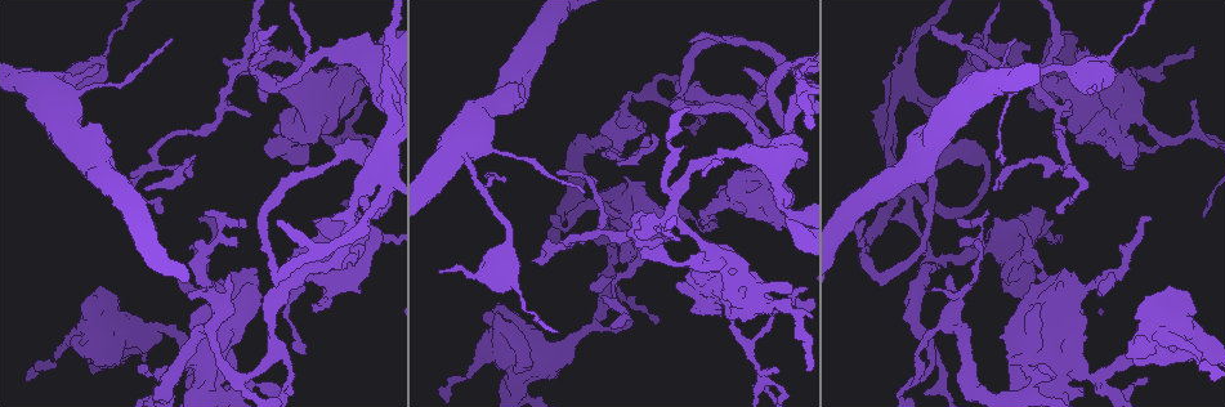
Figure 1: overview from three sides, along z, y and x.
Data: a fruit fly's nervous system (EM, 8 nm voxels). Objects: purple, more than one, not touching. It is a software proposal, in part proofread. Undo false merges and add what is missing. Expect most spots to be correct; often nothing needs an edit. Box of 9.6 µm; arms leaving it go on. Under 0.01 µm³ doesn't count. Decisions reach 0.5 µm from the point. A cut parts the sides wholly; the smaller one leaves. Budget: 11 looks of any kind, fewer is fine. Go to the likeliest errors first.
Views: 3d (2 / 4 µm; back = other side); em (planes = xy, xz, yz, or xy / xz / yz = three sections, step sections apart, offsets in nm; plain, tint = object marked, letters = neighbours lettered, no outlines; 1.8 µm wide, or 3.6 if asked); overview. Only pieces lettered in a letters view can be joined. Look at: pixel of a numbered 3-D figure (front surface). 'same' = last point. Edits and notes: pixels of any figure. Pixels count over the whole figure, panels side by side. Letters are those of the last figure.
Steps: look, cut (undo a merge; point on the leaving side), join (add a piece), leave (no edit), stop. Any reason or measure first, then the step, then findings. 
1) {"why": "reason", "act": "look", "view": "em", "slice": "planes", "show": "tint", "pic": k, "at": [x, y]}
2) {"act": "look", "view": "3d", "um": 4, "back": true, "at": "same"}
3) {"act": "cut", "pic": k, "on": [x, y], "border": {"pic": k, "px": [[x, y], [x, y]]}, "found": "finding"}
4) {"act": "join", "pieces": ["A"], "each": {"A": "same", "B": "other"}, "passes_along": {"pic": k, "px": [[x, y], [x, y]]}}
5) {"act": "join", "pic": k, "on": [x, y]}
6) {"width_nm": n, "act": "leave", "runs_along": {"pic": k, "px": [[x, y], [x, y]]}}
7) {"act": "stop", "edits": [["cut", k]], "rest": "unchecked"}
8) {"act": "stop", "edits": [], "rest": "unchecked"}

{"why": "sharp bend", "act": "look", "view": "em", "slice": "yz", "step": 8, "show": "tint", "pic": 1, "at": [1027, 253]}

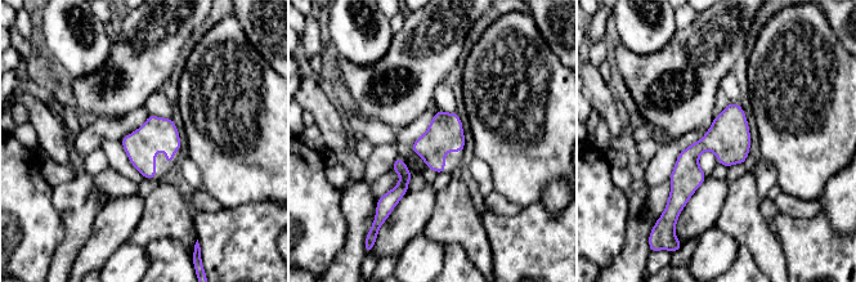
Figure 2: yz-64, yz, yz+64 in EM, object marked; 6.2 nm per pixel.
{"act": "look", "view": "em", "slice": "planes", "show": "letters", "at": "same"}

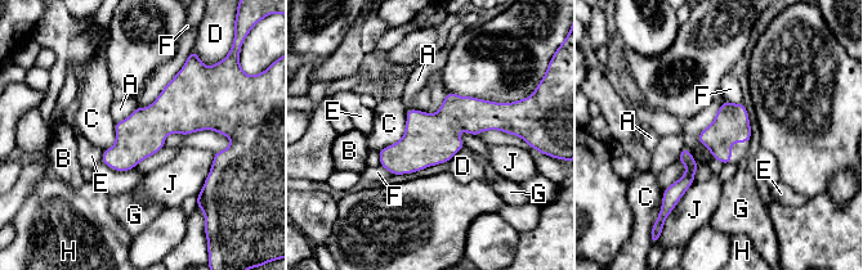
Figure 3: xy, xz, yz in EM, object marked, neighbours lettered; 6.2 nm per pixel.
{"width_nm": 220, "act": "leave", "each": {"A": "other", "B": "other", "C": "other", "D": "other", "E": "other", "F": "other", "G": "other", "H": "other", "J": "other"}, "runs_along": {"pic": 3, "px": [[508, 127], [451, 120], [383, 162]]}, "found": "all the same neuron"}

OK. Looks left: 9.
{"why": "sudden change in width", "act": "look", "view": "em", "slice": "xz", "step": 8, "show": "tint", "pic": 1, "at": [671, 212]}

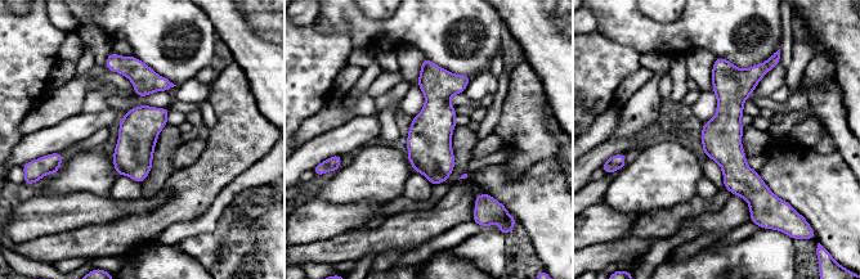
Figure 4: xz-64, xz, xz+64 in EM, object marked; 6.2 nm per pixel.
{"act": "look", "view": "em", "slice": "xy", "step": 16, "show": "letters", "at": "same"}

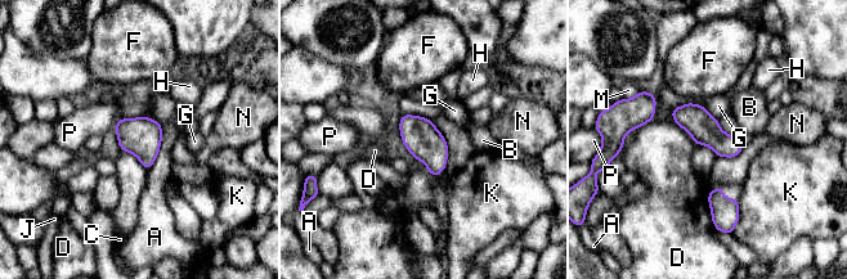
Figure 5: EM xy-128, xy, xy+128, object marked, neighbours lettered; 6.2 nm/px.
{"act": "leave", "each": {"A": "other", "B": "other", "C": "other", "D": "other", "F": "other", "G": "other", "H": "other", "J": "other", "K": "other", "M": "other", "N": "other", "P": "other"}, "found": "one neuron here"}

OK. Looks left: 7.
{"why": "four arms meet", "act": "look", "view": "3d", "um": 2, "pic": 1, "at": [576, 208]}

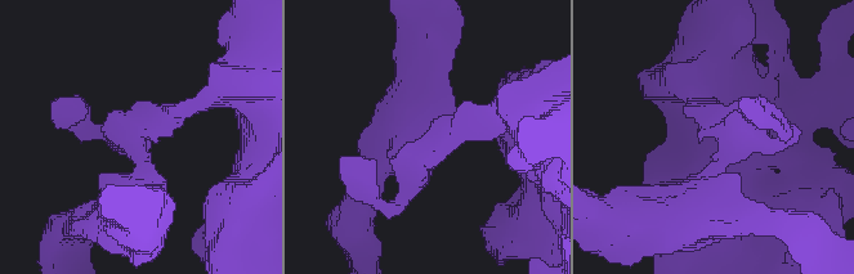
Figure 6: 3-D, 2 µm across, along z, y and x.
{"arms": 4, "why": "now the EM", "act": "look", "view": "em", "slice": "planes", "show": "letters", "pic": 6, "at": [436, 134]}

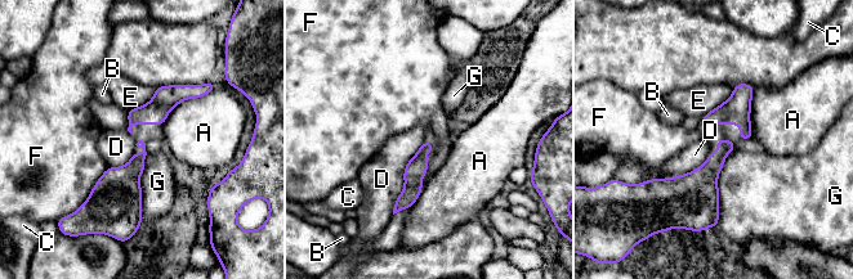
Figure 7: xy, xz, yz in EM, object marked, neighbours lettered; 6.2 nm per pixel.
{"act": "leave", "each": {"A": "other", "B": "other", "C": "other", "D": "other", "E": "other", "F": "other", "G": "other"}, "runs_along": {"pic": 7, "px": [[428, 144], [412, 189], [397, 207]]}, "found": "continuous, no second neuron"}

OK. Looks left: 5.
{"why": "narrows sharply", "act": "look", "view": "3d", "um": 4, "back": true, "pic": 1, "at": [446, 391]}

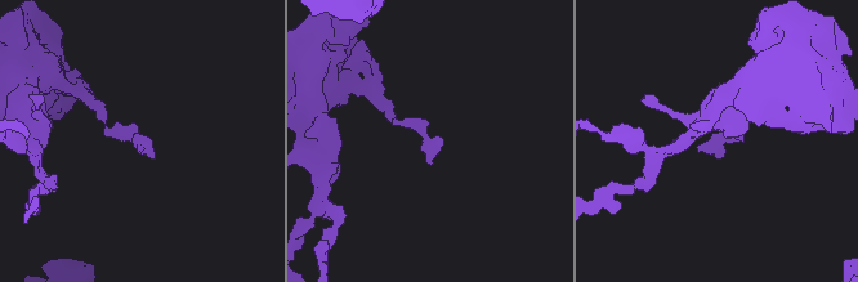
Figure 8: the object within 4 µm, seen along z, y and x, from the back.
{"why": "need the tissue", "act": "look", "view": "em", "slice": "planes", "show": "tint", "pic": 8, "at": [722, 136]}

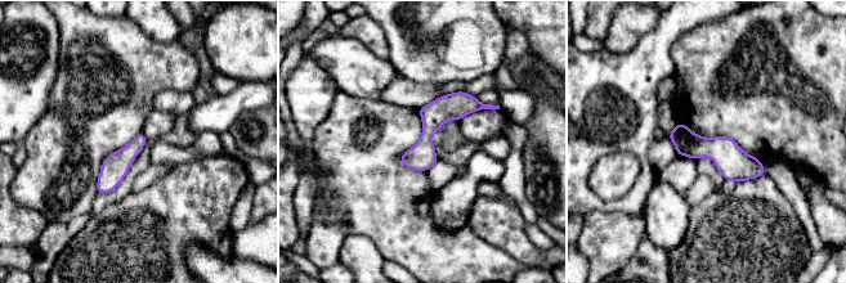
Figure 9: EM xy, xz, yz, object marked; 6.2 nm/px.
{"act": "look", "view": "em", "slice": "planes", "show": "letters", "at": "same"}

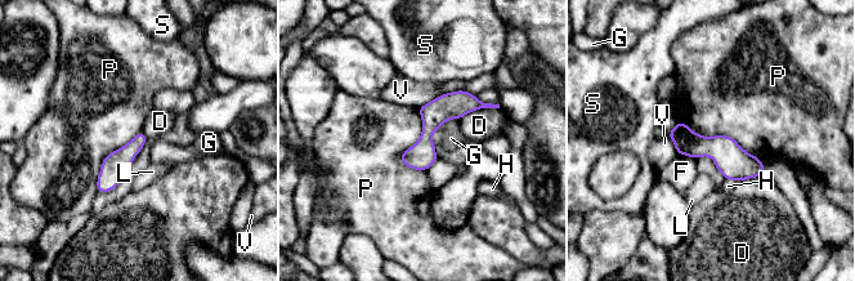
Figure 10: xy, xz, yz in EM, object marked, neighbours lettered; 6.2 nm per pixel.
{"act": "leave", "each": {"D": "other", "F": "other", "G": "other", "H": "other", "L": "other", "P": "other", "S": "other", "V": "other"}, "runs_along": {"pic": 10, "px": [[672, 134], [761, 170]]}, "found": "one neuron here"}

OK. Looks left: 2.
{"act": "stop", "edits": [], "rest": "unchecked"}

